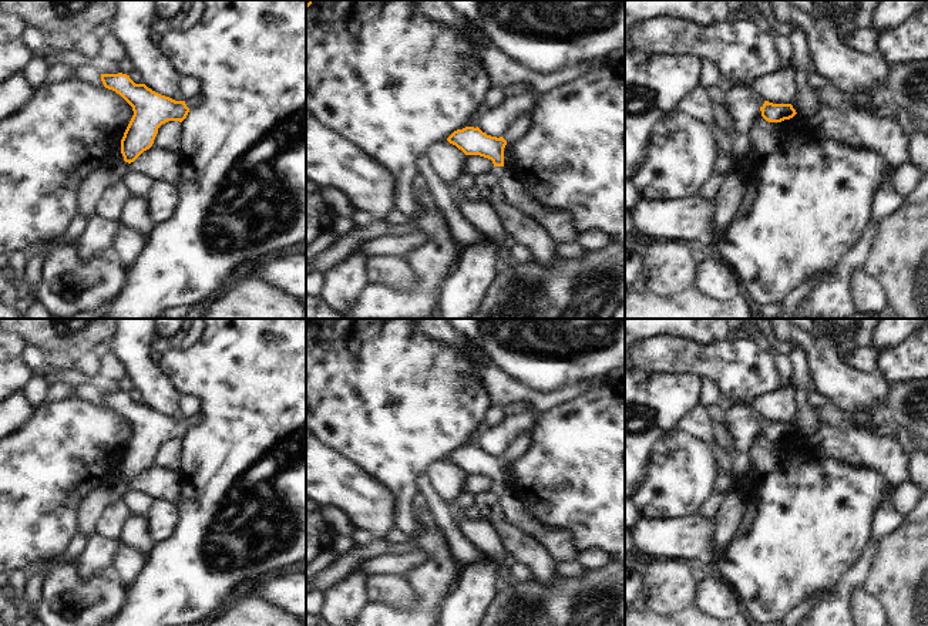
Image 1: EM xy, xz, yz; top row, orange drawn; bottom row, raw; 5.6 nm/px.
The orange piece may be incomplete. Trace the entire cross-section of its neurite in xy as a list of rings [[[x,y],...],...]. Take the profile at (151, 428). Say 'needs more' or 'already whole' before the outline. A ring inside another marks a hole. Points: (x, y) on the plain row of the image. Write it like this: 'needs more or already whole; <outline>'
needs more; [[[122,391],[101,393],[101,400],[105,407],[120,413],[134,430],[121,458],[121,472],[128,482],[152,465],[162,442],[168,440],[182,441],[188,431],[204,420],[202,413],[186,420],[175,420],[152,410],[145,403],[135,403],[130,394]]]

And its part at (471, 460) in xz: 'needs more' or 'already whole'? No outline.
needs more

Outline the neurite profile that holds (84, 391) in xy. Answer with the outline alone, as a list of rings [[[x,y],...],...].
[[[81,384],[81,386],[75,386],[73,388],[74,388],[74,393],[78,400],[85,400],[98,407],[105,407],[101,400],[101,393],[94,386]]]

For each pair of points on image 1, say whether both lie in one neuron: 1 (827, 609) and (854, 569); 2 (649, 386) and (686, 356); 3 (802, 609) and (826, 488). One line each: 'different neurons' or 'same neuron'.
1: same neuron
2: different neurons
3: different neurons

